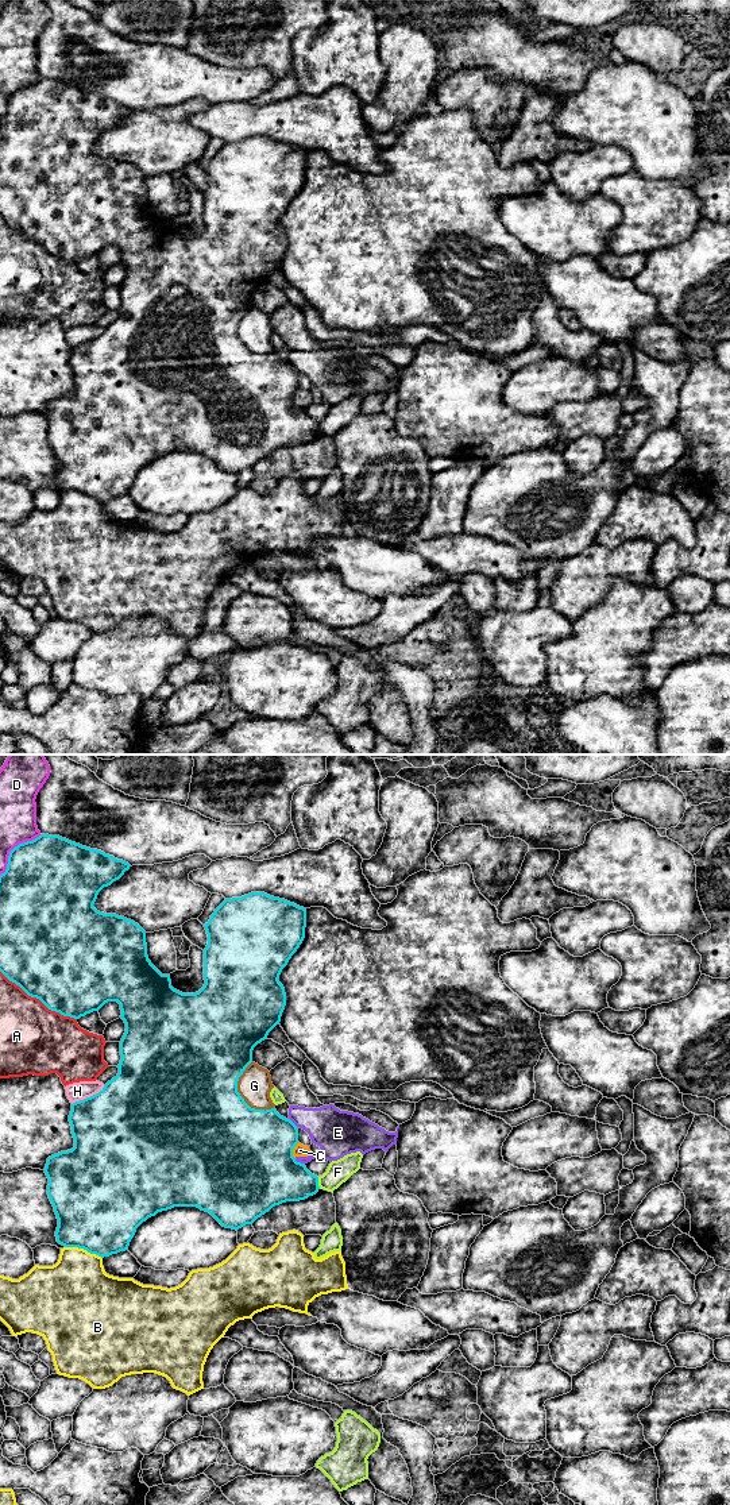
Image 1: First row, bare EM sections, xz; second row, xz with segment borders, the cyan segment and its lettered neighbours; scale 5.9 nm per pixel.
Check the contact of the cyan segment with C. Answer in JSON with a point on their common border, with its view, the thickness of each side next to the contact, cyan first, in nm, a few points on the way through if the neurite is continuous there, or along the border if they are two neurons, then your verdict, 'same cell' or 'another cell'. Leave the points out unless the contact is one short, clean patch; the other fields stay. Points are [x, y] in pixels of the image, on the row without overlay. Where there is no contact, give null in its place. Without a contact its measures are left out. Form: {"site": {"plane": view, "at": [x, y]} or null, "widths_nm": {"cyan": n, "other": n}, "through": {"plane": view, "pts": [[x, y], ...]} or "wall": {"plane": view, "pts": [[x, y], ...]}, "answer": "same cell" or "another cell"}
{"site": {"plane": "xz", "at": [292, 394]}, "widths_nm": {"cyan": 500, "other": 80}, "wall": {"plane": "xz", "pts": [[298, 386], [293, 393], [294, 402]]}, "answer": "another cell"}

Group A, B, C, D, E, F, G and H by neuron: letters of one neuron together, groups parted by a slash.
A / B / C E / D / F / G / H

